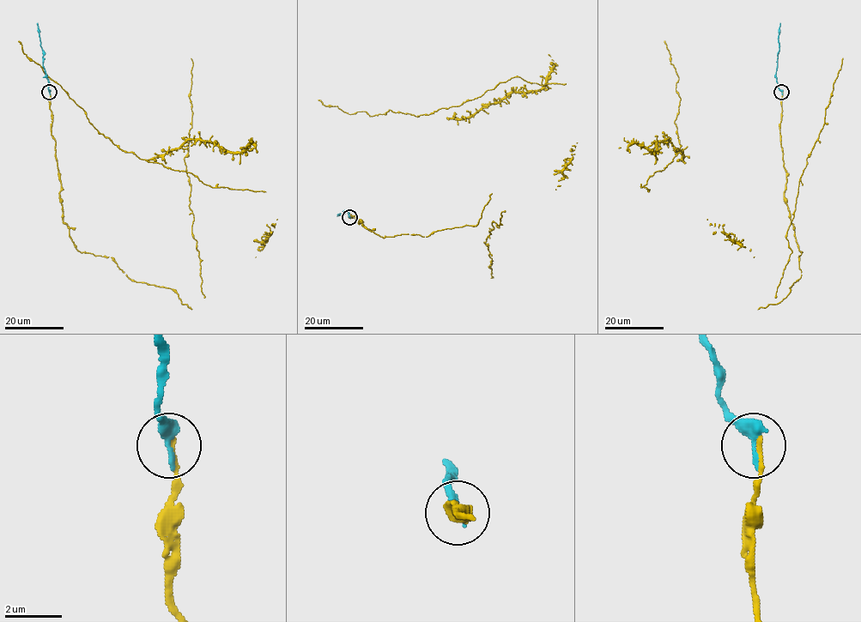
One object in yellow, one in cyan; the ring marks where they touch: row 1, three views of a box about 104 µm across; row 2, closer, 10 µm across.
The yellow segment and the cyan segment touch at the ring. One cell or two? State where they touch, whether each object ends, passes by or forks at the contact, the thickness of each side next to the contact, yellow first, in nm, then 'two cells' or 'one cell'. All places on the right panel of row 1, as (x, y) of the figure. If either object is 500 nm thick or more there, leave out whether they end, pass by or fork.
place (781, 92); yellow ends; cyan ends; calibres 160 and 420 nm; one cell

